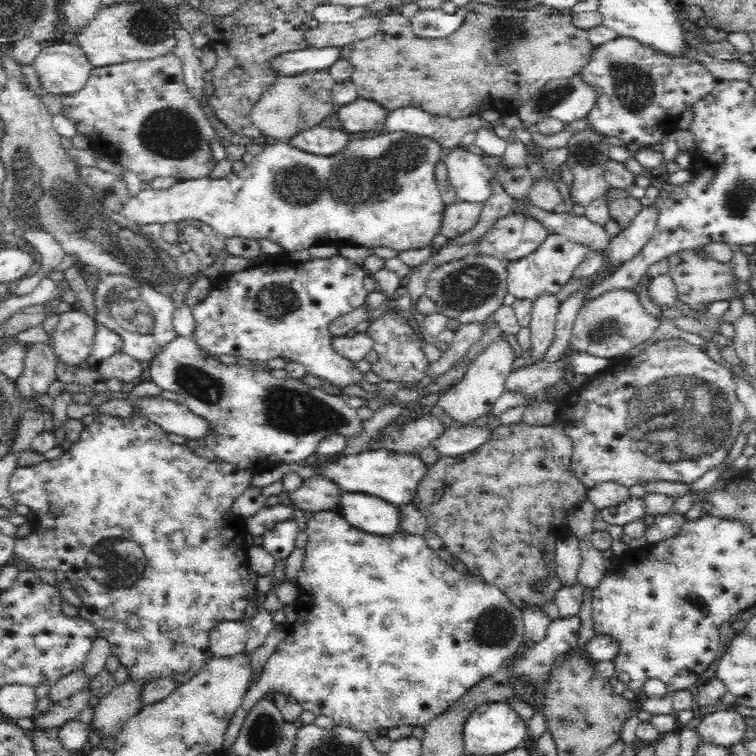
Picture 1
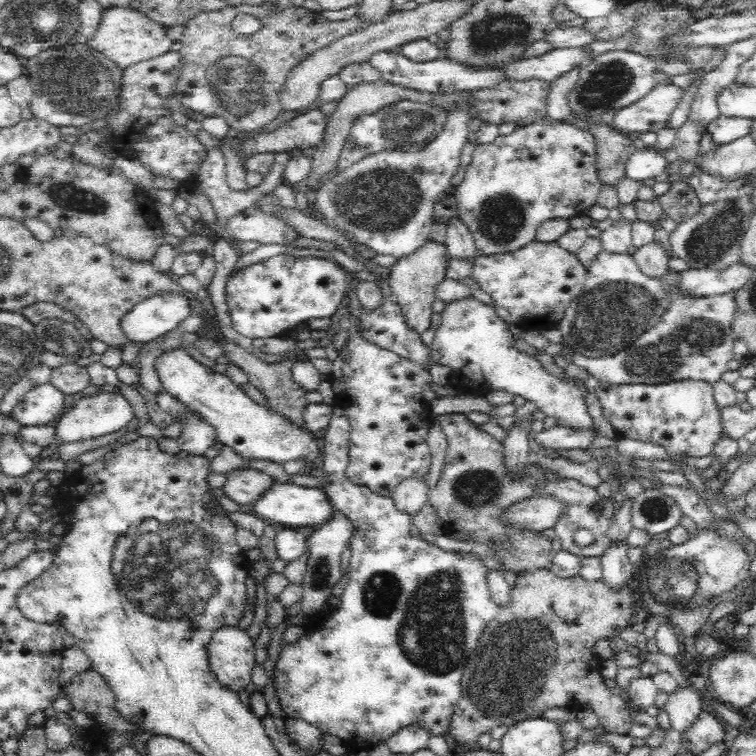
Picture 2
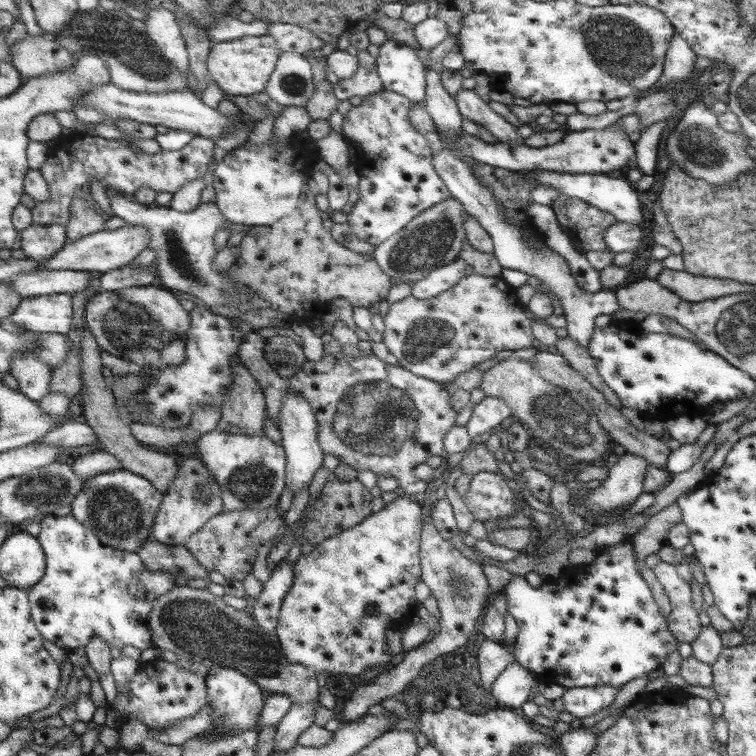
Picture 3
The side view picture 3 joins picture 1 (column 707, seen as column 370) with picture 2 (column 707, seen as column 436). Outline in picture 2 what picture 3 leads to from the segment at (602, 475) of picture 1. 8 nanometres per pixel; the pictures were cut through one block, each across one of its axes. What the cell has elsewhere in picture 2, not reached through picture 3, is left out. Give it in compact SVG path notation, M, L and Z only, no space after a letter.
M568 362L564 366L568 379L580 379L586 390L600 398L604 418L622 434L662 446L670 456L688 454L694 458L708 456L722 436L721 411L714 399L713 385L704 380L679 380L656 384L617 384L600 382L586 369Z

